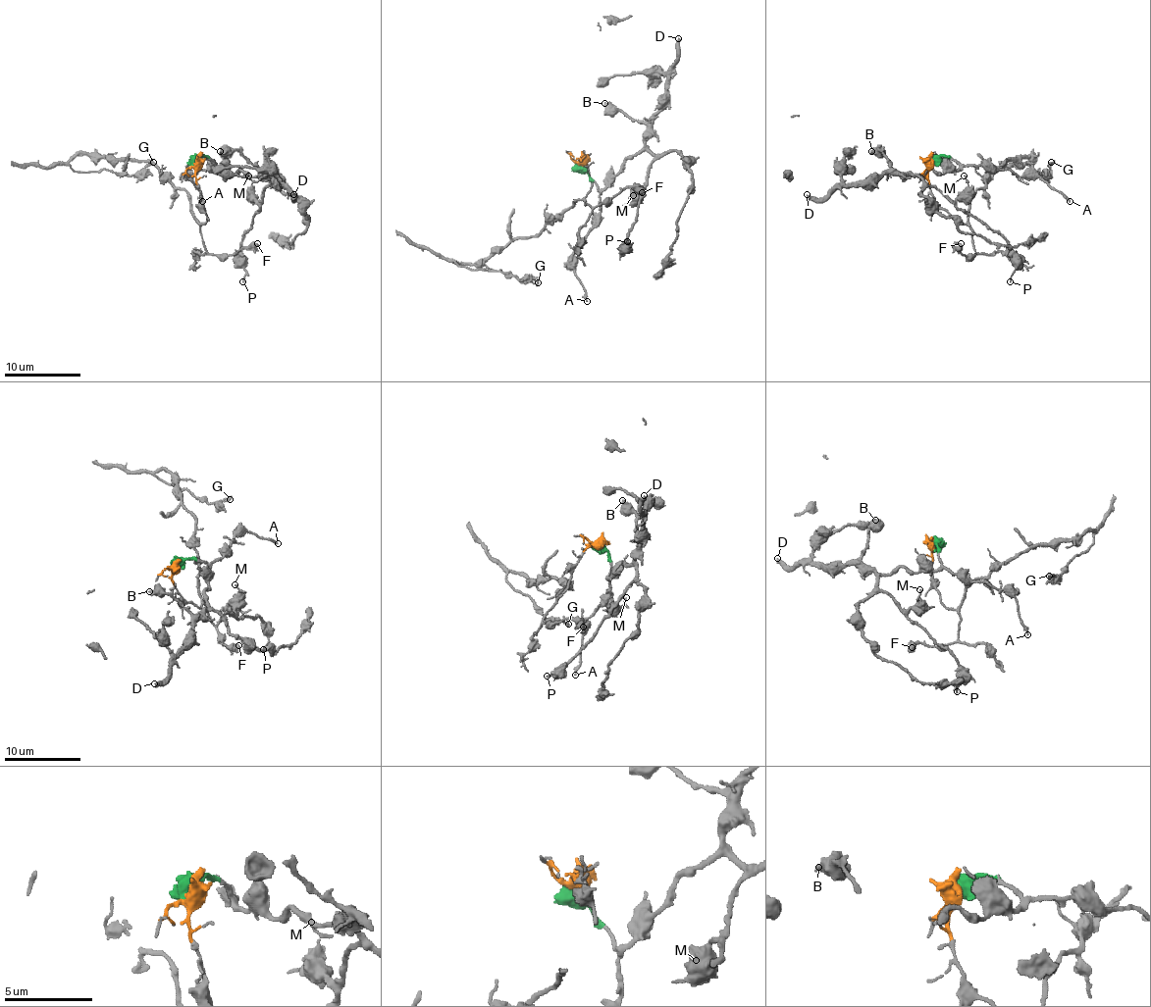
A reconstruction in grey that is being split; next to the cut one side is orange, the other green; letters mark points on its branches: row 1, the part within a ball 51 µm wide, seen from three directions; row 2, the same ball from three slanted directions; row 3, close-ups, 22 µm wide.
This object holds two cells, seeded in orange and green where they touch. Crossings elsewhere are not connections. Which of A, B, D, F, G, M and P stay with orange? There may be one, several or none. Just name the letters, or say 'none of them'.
F, G

